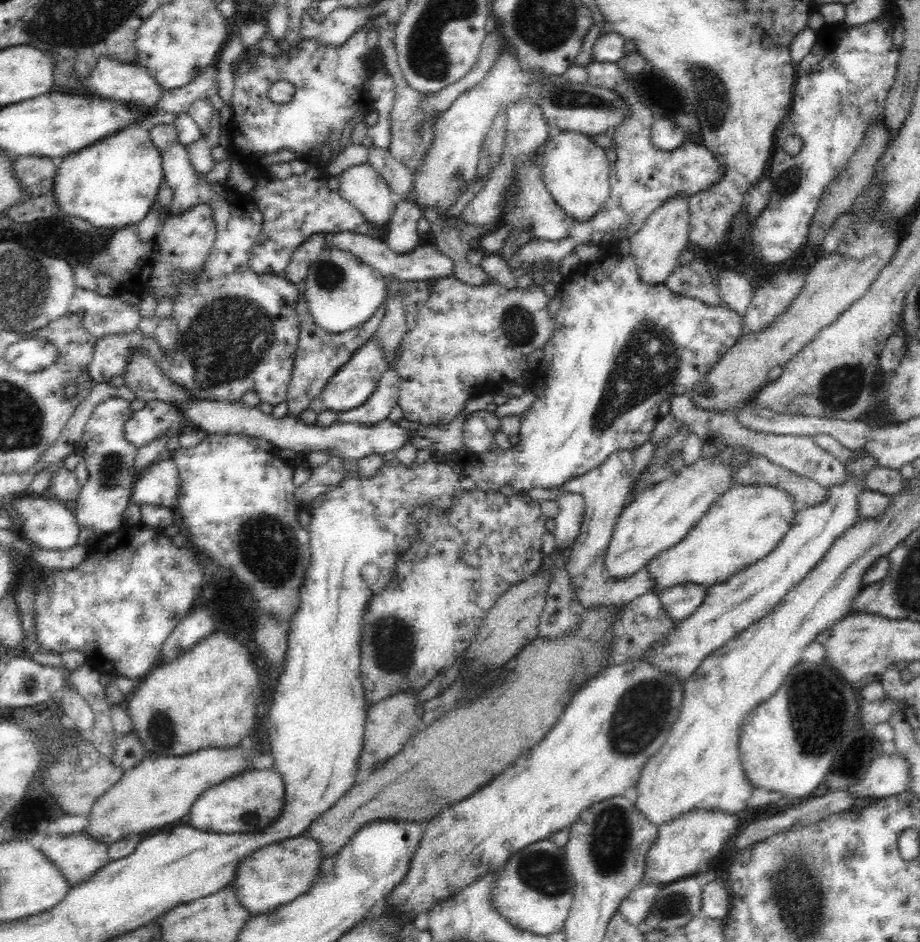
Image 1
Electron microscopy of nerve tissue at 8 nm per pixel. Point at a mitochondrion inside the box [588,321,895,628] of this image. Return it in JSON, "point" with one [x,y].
{"point":[843,387]}

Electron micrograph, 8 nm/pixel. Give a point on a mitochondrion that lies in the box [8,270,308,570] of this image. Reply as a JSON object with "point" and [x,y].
{"point":[226,341]}

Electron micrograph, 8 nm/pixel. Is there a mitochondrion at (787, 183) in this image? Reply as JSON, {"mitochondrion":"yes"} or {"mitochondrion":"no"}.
{"mitochondrion":"yes"}

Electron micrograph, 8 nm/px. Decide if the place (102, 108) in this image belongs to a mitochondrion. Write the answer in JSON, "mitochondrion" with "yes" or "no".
{"mitochondrion":"no"}

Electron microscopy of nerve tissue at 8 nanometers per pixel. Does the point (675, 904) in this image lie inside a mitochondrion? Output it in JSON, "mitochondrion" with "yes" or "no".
{"mitochondrion":"yes"}

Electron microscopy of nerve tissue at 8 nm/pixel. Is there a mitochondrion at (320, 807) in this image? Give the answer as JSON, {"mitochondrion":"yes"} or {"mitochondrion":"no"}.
{"mitochondrion":"no"}

